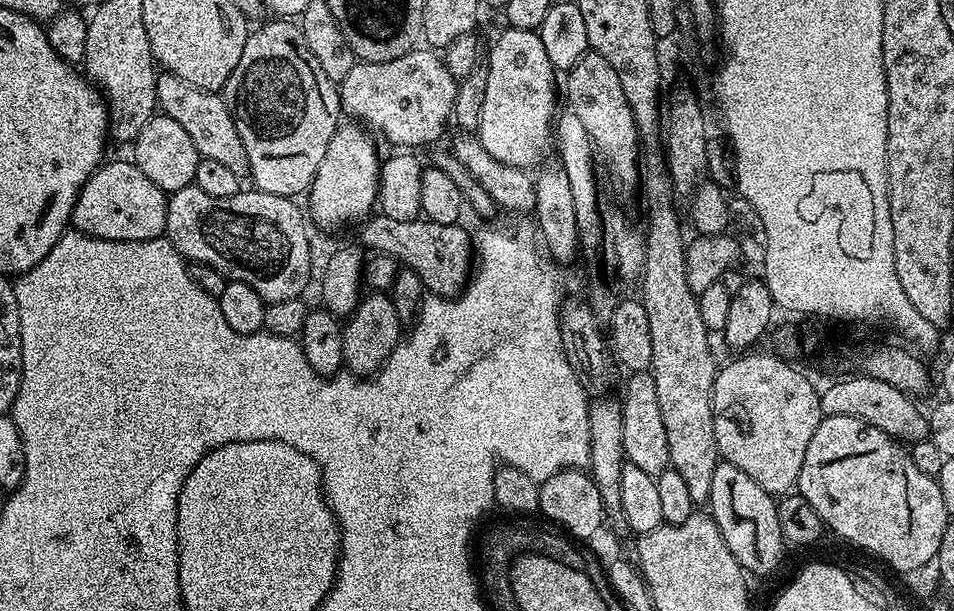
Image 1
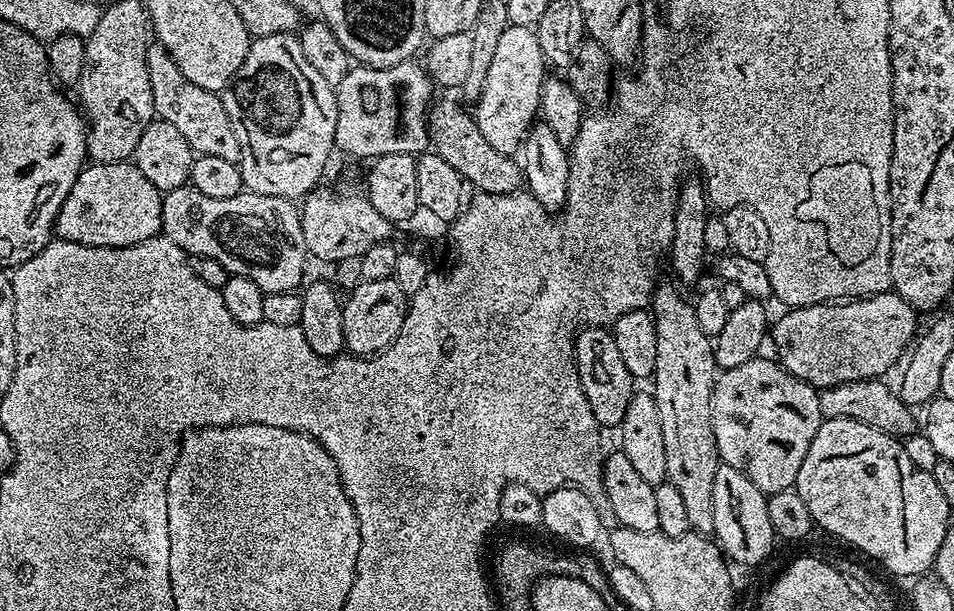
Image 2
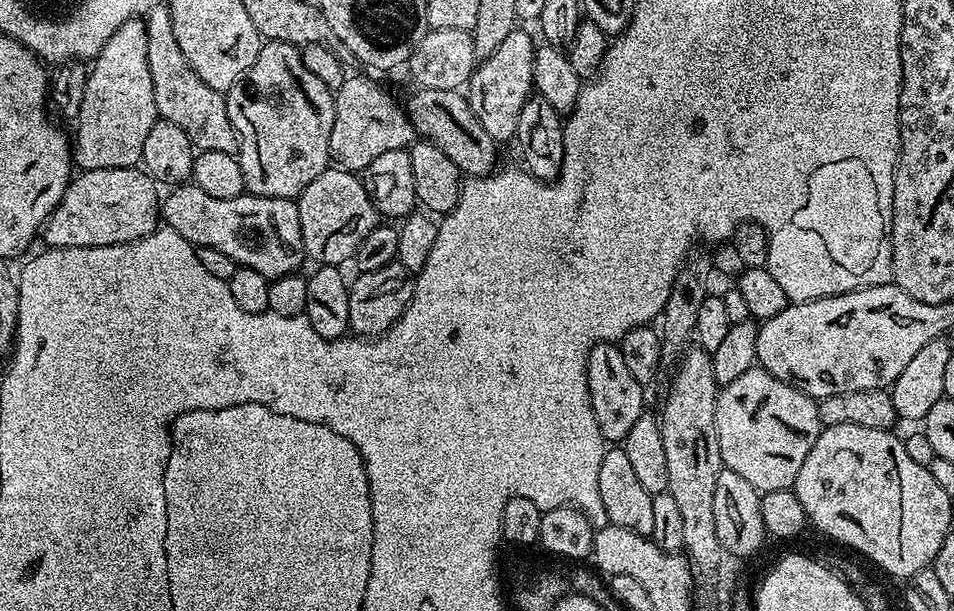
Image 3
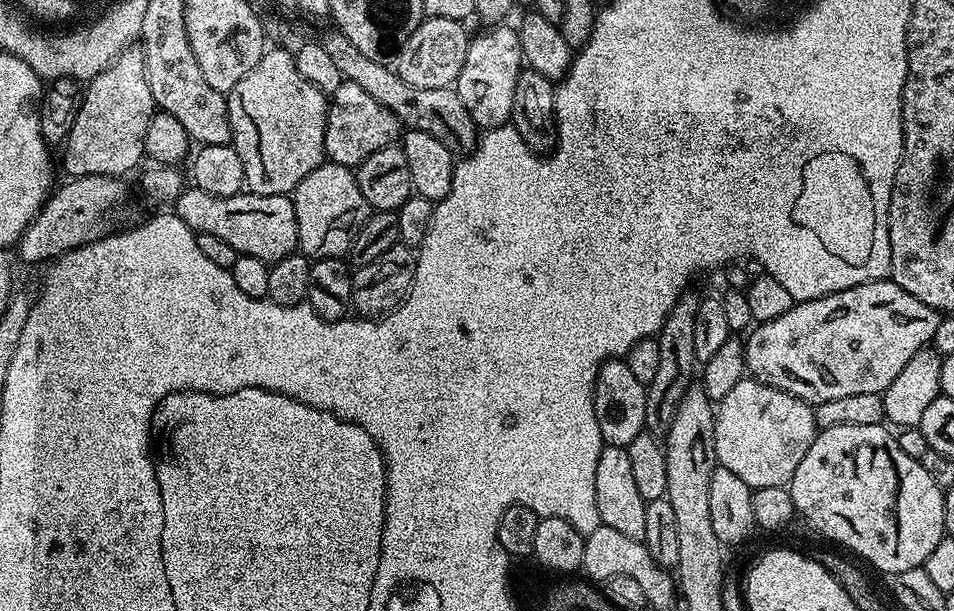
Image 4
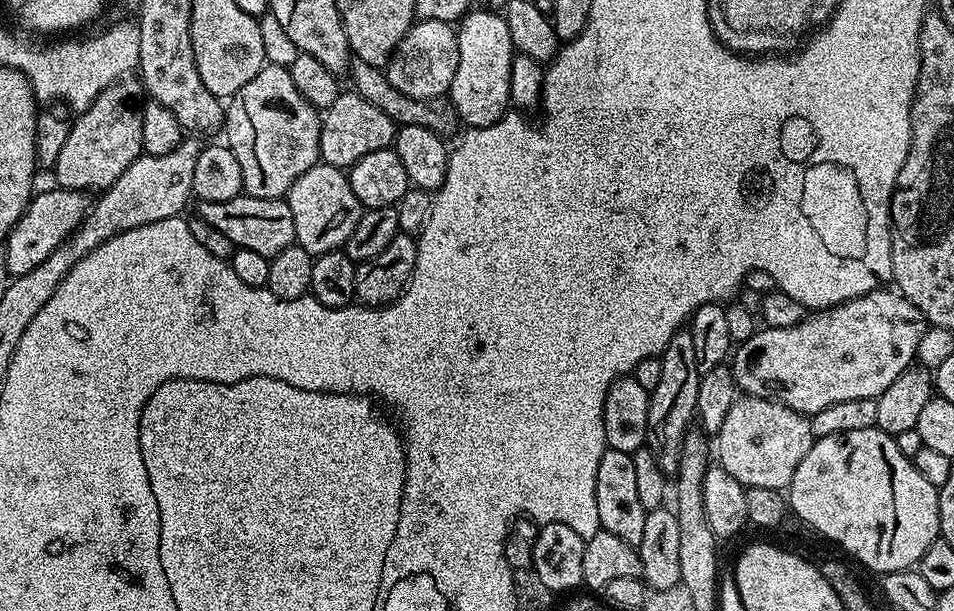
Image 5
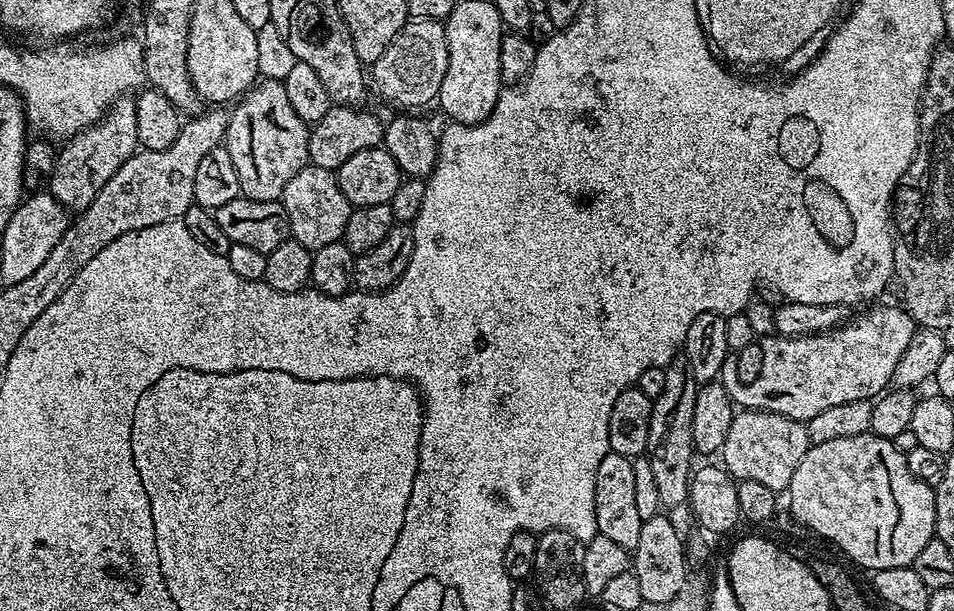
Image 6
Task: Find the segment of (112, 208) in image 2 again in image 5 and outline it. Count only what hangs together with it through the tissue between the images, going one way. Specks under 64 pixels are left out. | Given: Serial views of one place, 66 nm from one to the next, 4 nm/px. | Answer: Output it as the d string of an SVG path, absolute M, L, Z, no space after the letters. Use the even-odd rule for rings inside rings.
M52 186L49 192L37 191L28 202L28 208L20 215L20 220L8 231L6 243L6 266L9 277L15 278L34 270L59 244L71 237L88 215L90 200L85 193L69 188Z

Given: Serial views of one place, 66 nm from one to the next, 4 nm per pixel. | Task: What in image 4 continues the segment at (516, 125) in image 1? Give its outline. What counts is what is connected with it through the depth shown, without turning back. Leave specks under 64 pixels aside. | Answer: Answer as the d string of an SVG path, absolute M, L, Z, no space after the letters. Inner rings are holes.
M496 26L469 39L466 62L454 85L458 98L462 98L466 110L470 110L470 118L474 118L480 130L503 128L512 118L514 88L522 71L524 55L520 49L519 31L508 27Z

